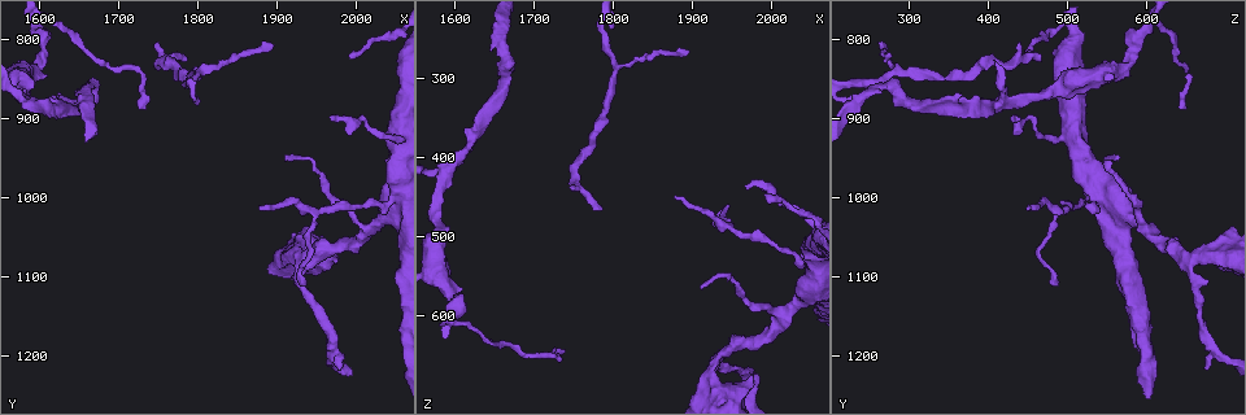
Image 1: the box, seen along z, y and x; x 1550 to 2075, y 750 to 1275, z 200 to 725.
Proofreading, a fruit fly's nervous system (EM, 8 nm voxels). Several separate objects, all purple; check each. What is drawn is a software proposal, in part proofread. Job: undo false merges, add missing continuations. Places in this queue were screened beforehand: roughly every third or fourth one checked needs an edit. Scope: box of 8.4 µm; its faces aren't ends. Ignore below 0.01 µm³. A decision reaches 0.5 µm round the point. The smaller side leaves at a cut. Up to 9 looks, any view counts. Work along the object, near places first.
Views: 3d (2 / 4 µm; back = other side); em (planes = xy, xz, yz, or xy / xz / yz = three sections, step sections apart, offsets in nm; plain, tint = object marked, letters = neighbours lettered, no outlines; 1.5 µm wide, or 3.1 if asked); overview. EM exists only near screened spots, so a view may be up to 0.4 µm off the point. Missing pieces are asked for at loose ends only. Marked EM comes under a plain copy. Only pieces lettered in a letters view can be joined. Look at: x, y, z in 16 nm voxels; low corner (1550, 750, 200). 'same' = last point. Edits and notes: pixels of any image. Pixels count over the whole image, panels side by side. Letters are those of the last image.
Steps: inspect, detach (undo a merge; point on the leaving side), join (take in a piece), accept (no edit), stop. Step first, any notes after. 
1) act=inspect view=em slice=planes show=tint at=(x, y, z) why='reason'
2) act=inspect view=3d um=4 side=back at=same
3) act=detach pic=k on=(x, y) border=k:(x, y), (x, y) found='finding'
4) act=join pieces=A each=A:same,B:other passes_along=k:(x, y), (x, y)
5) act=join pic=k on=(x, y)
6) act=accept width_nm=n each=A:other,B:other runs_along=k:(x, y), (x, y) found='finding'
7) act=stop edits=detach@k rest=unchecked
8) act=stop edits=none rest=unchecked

act=inspect view=3d um=2 side=back at=(1590, 840, 565) why='thick turns thin'

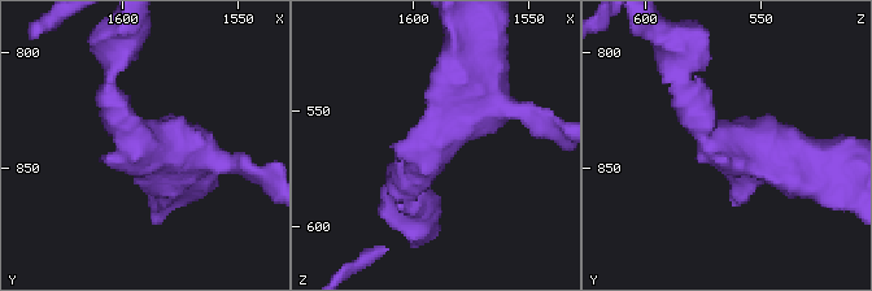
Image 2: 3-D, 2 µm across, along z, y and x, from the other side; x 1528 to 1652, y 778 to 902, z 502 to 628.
act=inspect view=em slice=planes show=tint at=(1590, 842, 564) arm_widths_nm=200,400

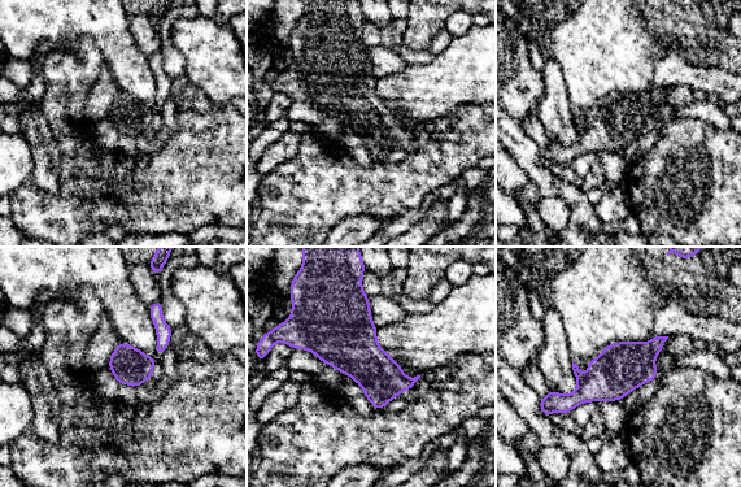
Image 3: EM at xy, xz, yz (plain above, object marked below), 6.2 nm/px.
act=inspect view=em slice=planes show=letters at=same

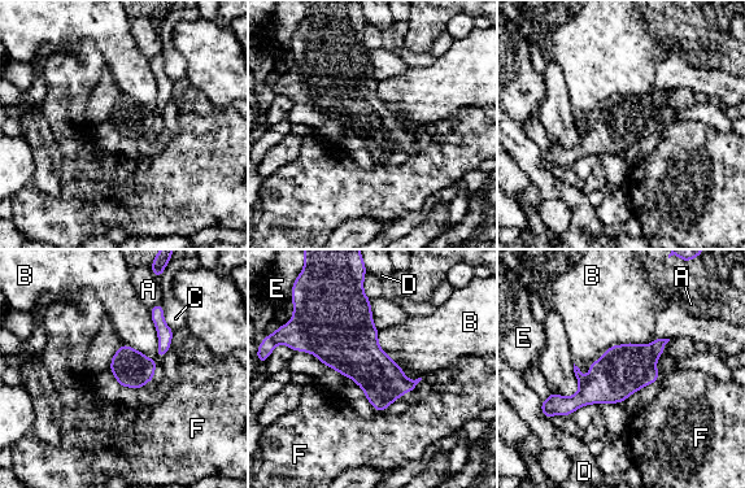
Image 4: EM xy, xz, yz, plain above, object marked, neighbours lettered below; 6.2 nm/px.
act=accept width_nm=220 each=A:other,B:other,C:other,D:other,E:other,F:other border=4:(653, 340), (574, 365) found='continuous, no second neuron'

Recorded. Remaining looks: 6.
act=inspect view=em slice=xy step=8 show=tint at=(1785, 825, 470) why='thin end'

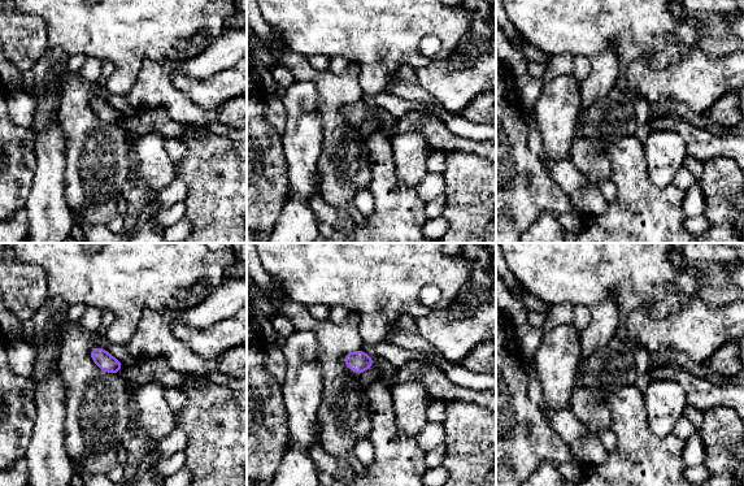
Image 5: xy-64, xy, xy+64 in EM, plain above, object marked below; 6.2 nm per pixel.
act=inspect view=em slice=planes show=tint at=same why='another direction'

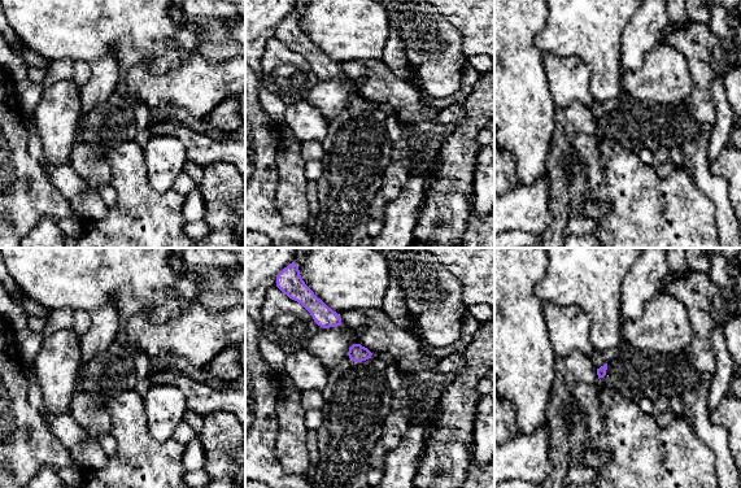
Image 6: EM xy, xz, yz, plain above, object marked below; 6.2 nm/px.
act=inspect view=em slice=planes show=letters at=same why='what lies round it'

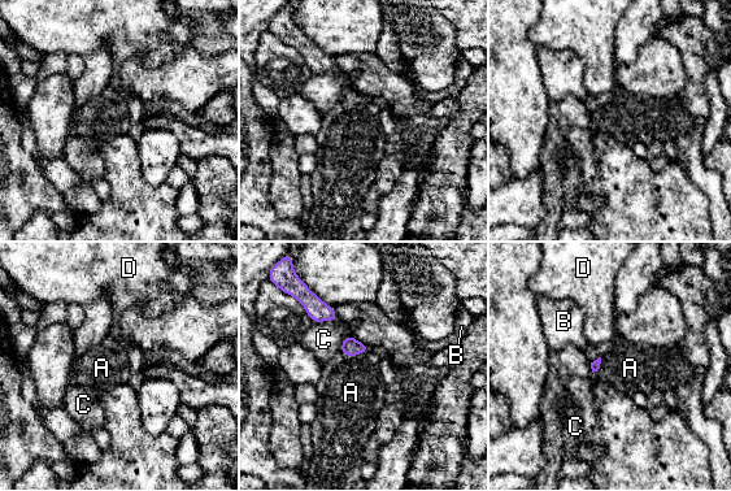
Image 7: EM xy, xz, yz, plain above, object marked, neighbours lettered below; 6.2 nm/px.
act=join pieces=A each=A:same,B:other,C:other,D:other passes_along=7:(351, 347), (355, 355), (351, 392) found='the neuron continues'

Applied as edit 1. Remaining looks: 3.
act=inspect view=overview

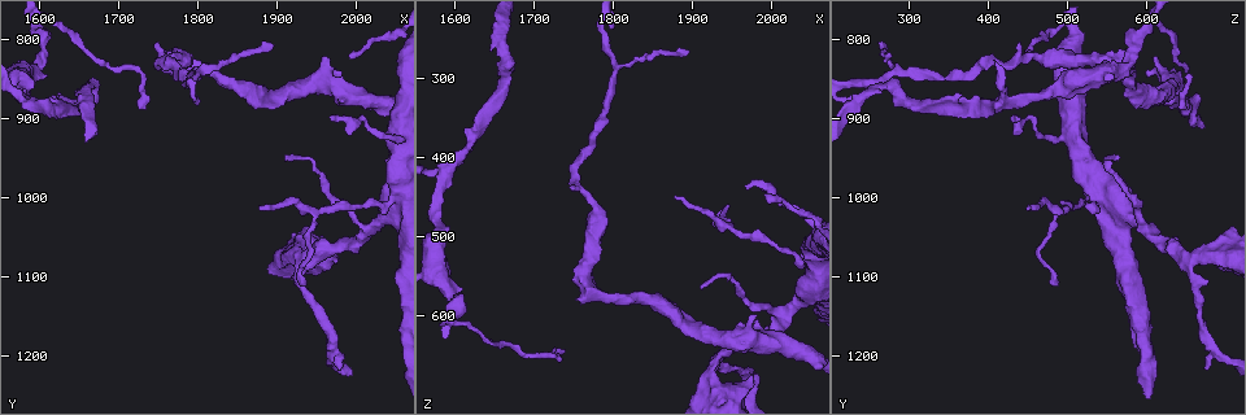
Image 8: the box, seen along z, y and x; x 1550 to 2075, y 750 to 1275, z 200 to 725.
act=inspect view=em slice=planes show=letters at=(1965, 900, 435) why='branch stops here'

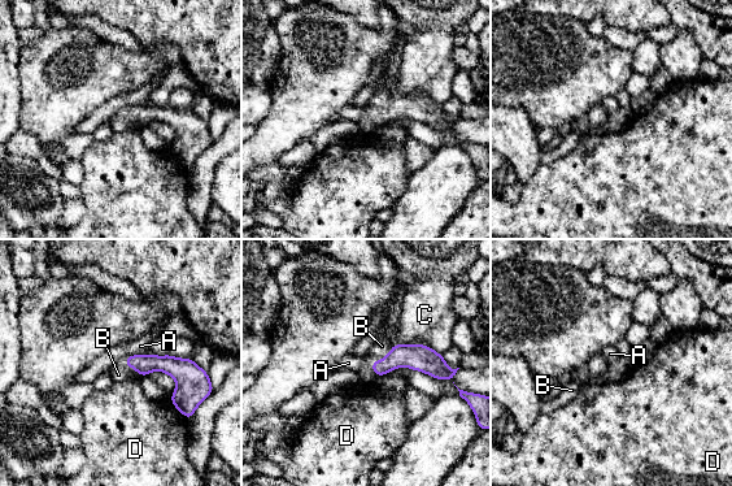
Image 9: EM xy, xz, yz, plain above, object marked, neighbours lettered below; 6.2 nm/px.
act=join pieces=B each=A:other,B:same,C:other,D:other passes_along=9:(414, 356), (377, 360), (382, 346) found='it goes on there'

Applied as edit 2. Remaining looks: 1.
act=stop edits=join@7,join@9 rest=unchecked

